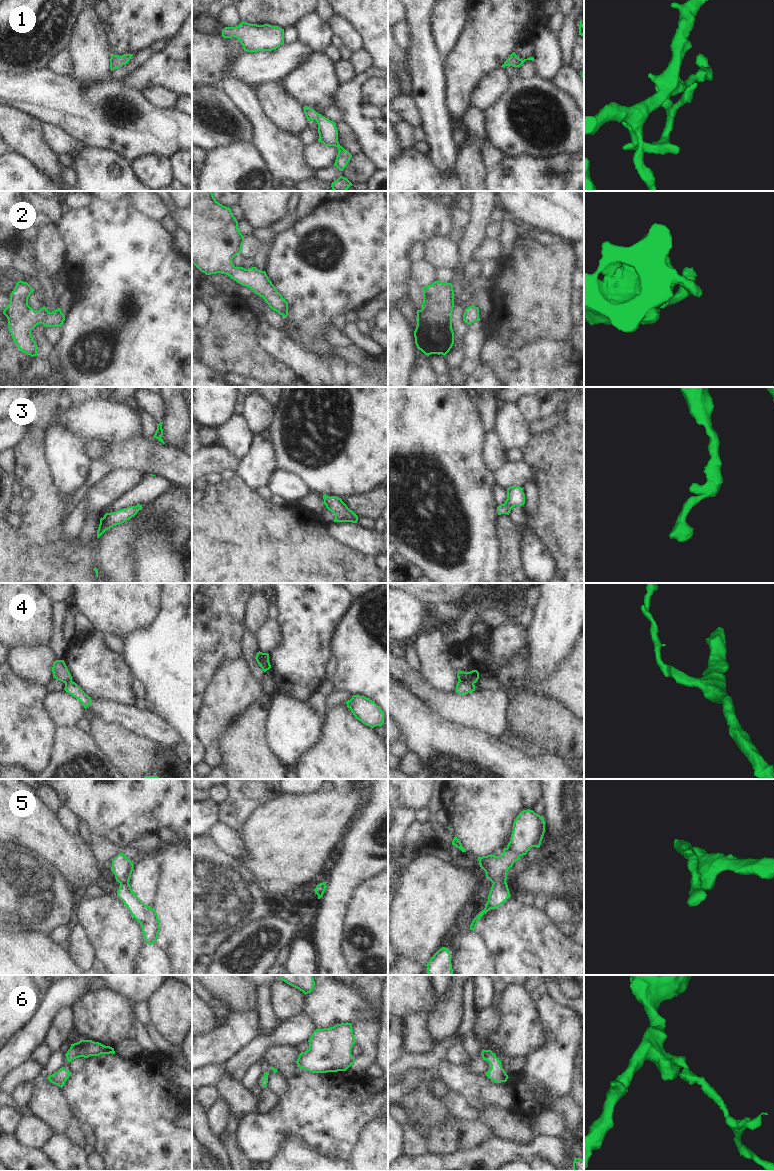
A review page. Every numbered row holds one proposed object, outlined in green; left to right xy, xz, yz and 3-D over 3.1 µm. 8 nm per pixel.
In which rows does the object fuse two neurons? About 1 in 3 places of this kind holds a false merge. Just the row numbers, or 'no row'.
4

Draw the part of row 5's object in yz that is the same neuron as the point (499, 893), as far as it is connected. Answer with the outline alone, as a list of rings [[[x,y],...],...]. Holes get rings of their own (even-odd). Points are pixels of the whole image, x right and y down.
[[[523,810],[513,823],[511,840],[503,849],[502,855],[490,854],[477,857],[481,869],[485,871],[487,879],[493,884],[485,908],[473,919],[470,930],[476,929],[479,919],[490,909],[496,909],[511,896],[506,883],[507,871],[519,860],[520,856],[526,855],[530,848],[540,847],[544,833],[543,817],[533,810]]]

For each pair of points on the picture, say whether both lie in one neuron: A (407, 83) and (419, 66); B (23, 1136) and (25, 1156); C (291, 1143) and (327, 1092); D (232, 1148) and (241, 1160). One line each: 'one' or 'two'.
A: two
B: two
C: two
D: one

